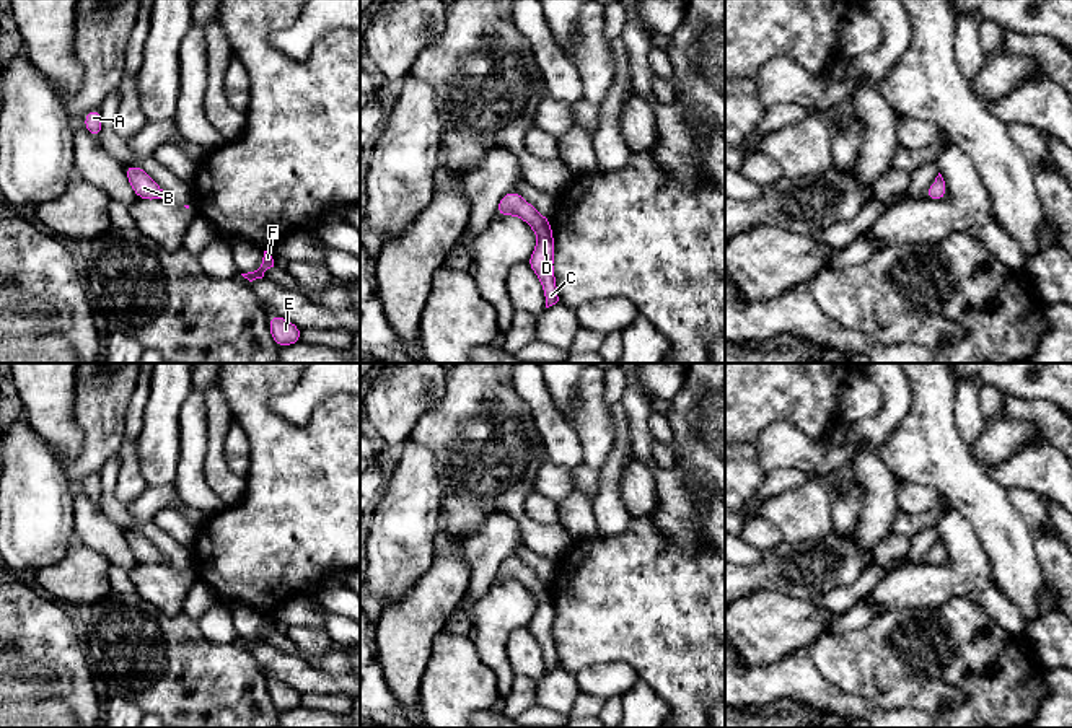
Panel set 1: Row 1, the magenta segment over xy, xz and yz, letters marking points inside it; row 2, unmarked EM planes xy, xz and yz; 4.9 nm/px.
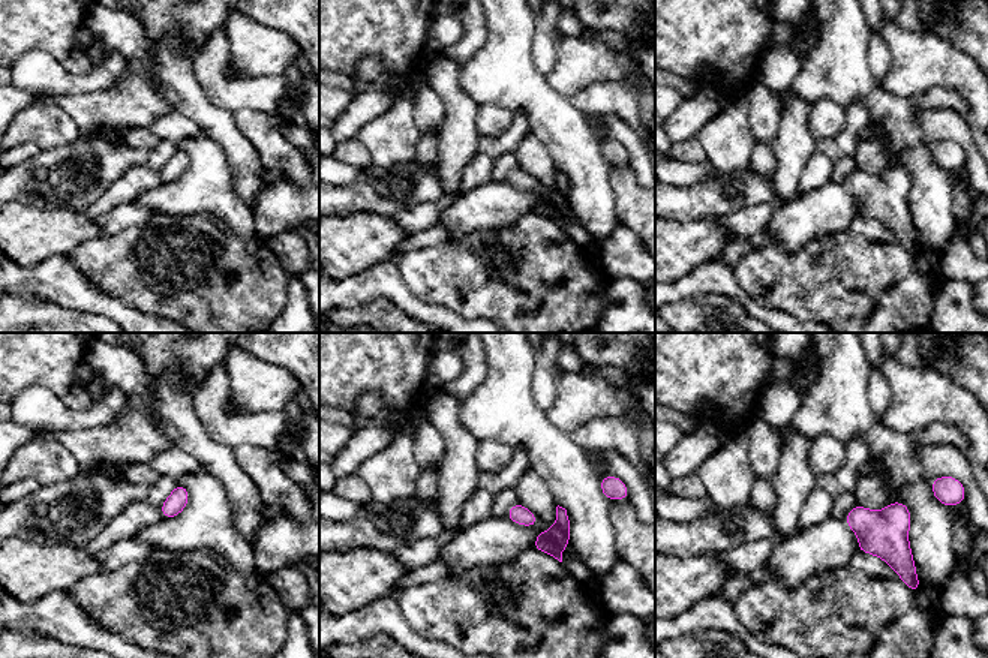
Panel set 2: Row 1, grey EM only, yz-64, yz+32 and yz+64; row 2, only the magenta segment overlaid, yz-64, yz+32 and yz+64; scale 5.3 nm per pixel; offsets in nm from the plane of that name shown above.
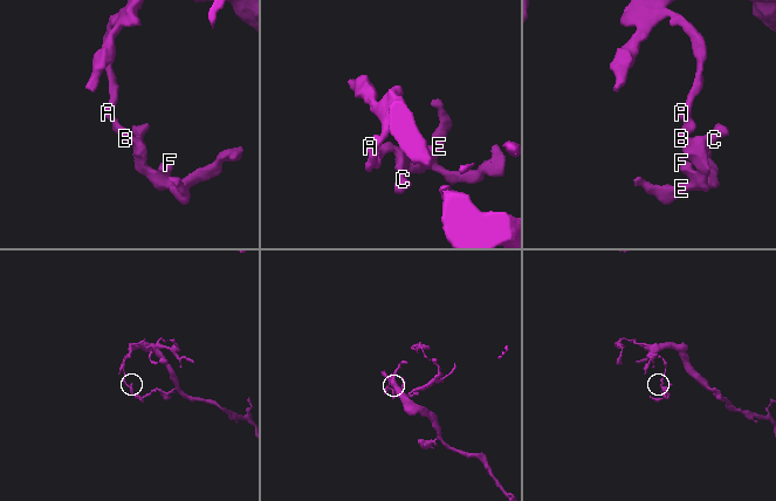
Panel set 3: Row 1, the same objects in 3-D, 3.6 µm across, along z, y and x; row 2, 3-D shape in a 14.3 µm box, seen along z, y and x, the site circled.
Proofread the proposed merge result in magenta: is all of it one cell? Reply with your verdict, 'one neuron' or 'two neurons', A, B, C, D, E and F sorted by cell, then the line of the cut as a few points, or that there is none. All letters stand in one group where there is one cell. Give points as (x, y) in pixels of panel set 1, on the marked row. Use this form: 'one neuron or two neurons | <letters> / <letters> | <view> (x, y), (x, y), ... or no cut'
one neuron | A B C D E F | no cut

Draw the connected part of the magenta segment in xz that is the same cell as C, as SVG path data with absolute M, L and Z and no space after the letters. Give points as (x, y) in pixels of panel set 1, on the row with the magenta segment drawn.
M510 191L500 199L495 217L502 215L521 217L536 231L538 244L526 262L543 283L546 308L556 305L559 301L559 296L552 270L556 244L552 239L551 218L544 218L529 202L525 202L523 197L515 191Z

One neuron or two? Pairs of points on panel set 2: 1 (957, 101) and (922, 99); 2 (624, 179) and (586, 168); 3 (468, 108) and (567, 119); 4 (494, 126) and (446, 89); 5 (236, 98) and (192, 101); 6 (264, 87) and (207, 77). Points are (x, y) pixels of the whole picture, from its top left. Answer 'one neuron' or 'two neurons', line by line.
1: one neuron
2: two neurons
3: two neurons
4: two neurons
5: two neurons
6: one neuron

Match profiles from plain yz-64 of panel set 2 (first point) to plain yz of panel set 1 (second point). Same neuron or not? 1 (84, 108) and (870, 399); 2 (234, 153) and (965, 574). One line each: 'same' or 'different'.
1: same
2: different

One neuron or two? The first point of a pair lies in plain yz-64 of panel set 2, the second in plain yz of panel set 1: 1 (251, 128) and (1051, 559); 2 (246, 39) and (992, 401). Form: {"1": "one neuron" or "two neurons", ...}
{"1": "one neuron", "2": "two neurons"}

